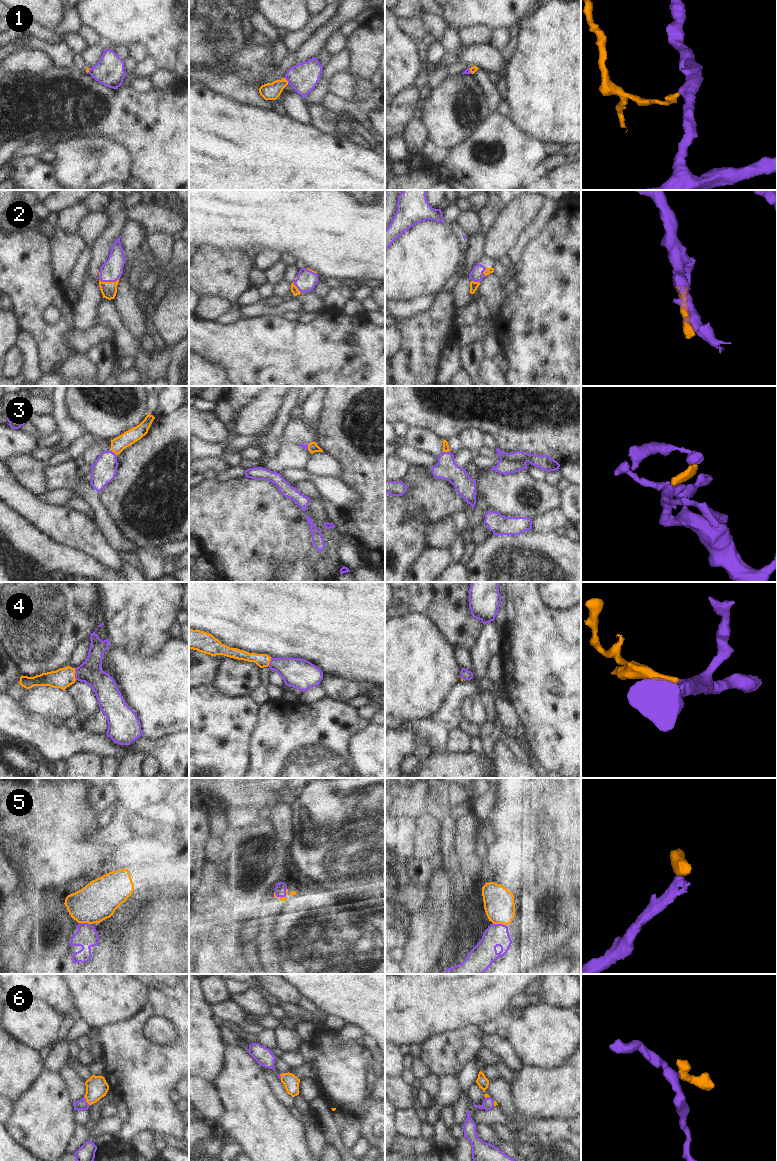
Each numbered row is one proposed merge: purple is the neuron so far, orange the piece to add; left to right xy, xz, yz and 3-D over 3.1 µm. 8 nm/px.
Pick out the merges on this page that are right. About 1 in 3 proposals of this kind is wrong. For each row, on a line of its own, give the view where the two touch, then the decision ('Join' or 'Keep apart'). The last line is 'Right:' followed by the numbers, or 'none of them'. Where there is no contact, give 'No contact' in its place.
1: Touches purple in xz. Keep apart
2: Touches purple in xy. Join
3: Touches purple in yz. Join
4: Touches purple in xy. Join
5: Touches purple in yz. Keep apart
6: Touches purple in xy. Join
Right: 2, 3, 4, 6

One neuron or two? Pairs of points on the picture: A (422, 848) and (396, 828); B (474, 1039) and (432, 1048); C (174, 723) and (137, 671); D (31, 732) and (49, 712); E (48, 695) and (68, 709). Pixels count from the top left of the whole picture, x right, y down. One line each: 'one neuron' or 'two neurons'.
A: two neurons
B: one neuron
C: one neuron
D: two neurons
E: one neuron

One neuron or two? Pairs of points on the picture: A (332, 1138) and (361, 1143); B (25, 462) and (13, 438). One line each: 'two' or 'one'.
A: two
B: two

